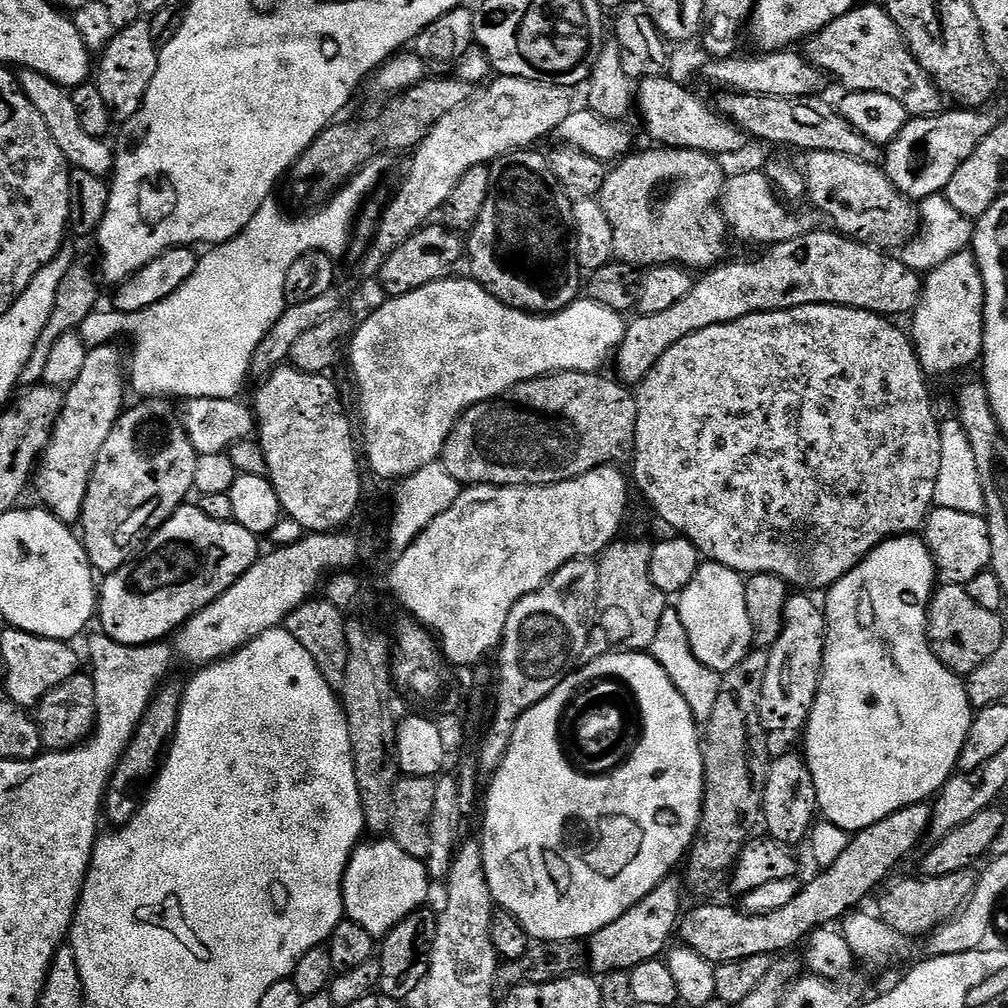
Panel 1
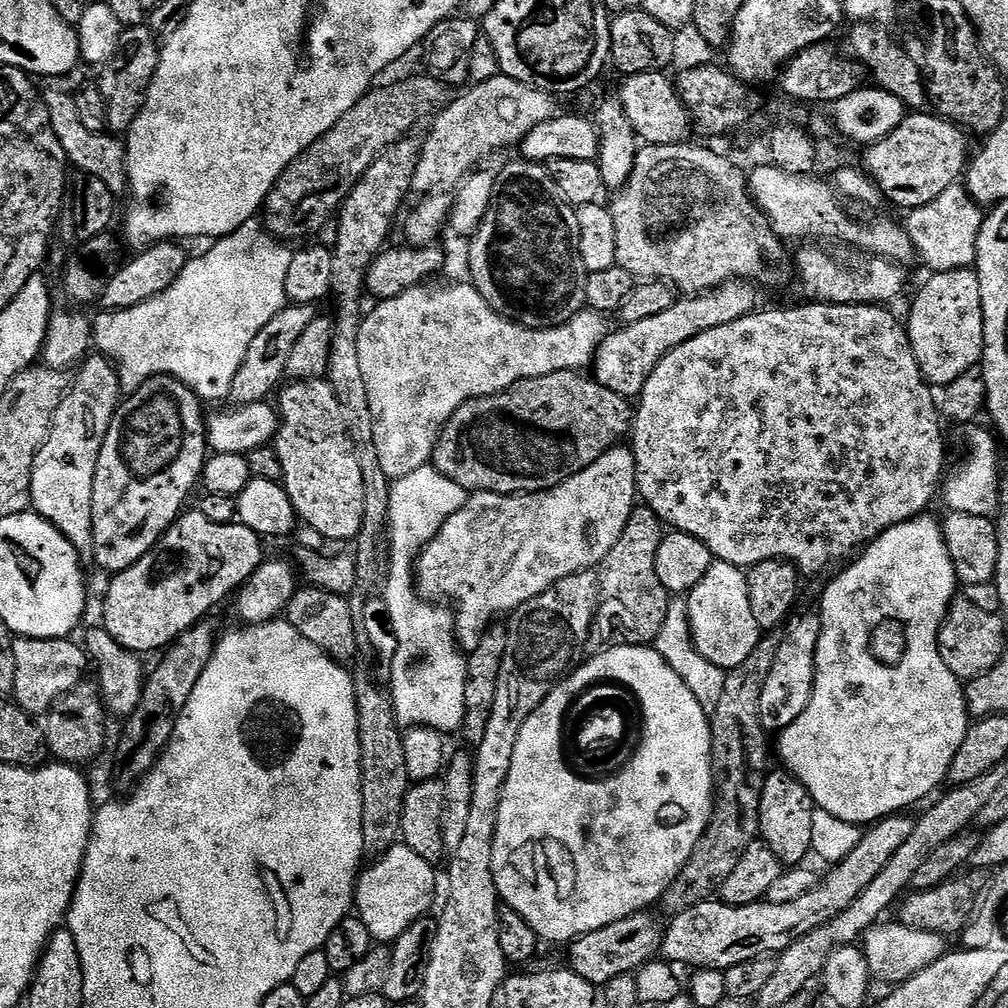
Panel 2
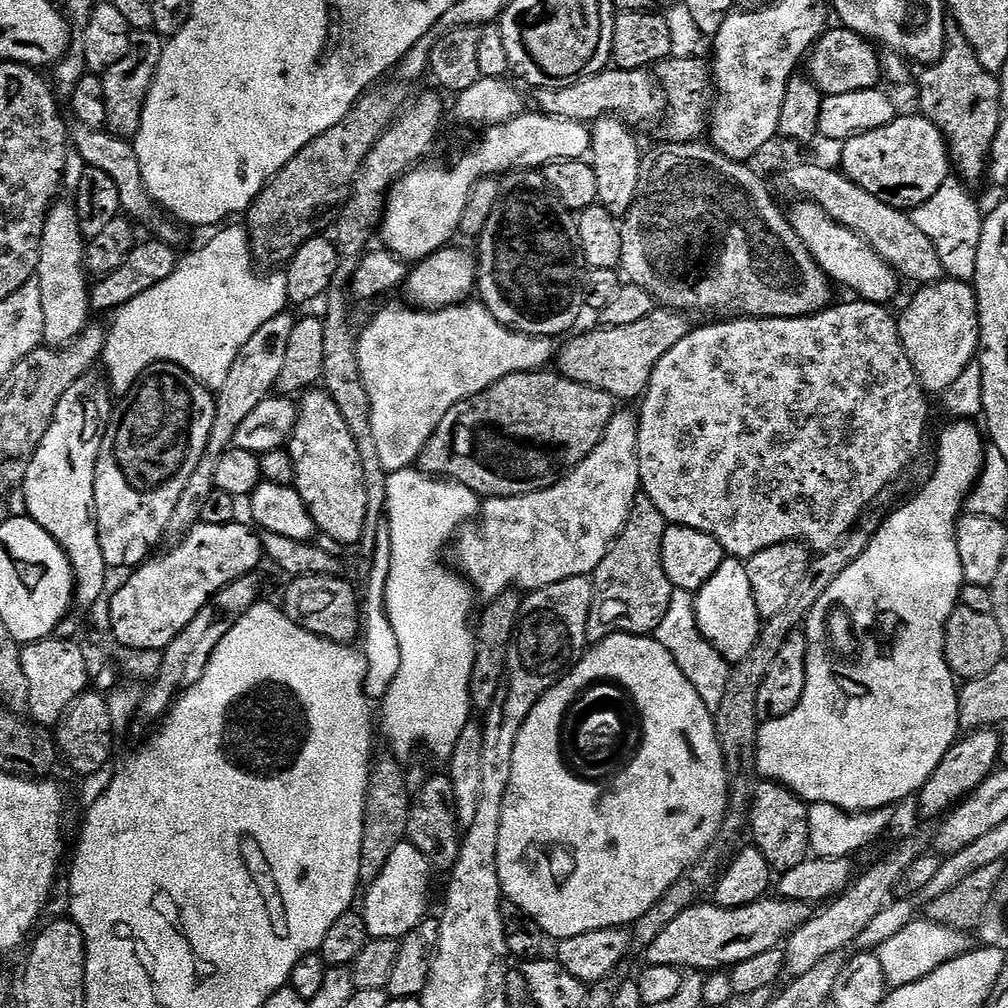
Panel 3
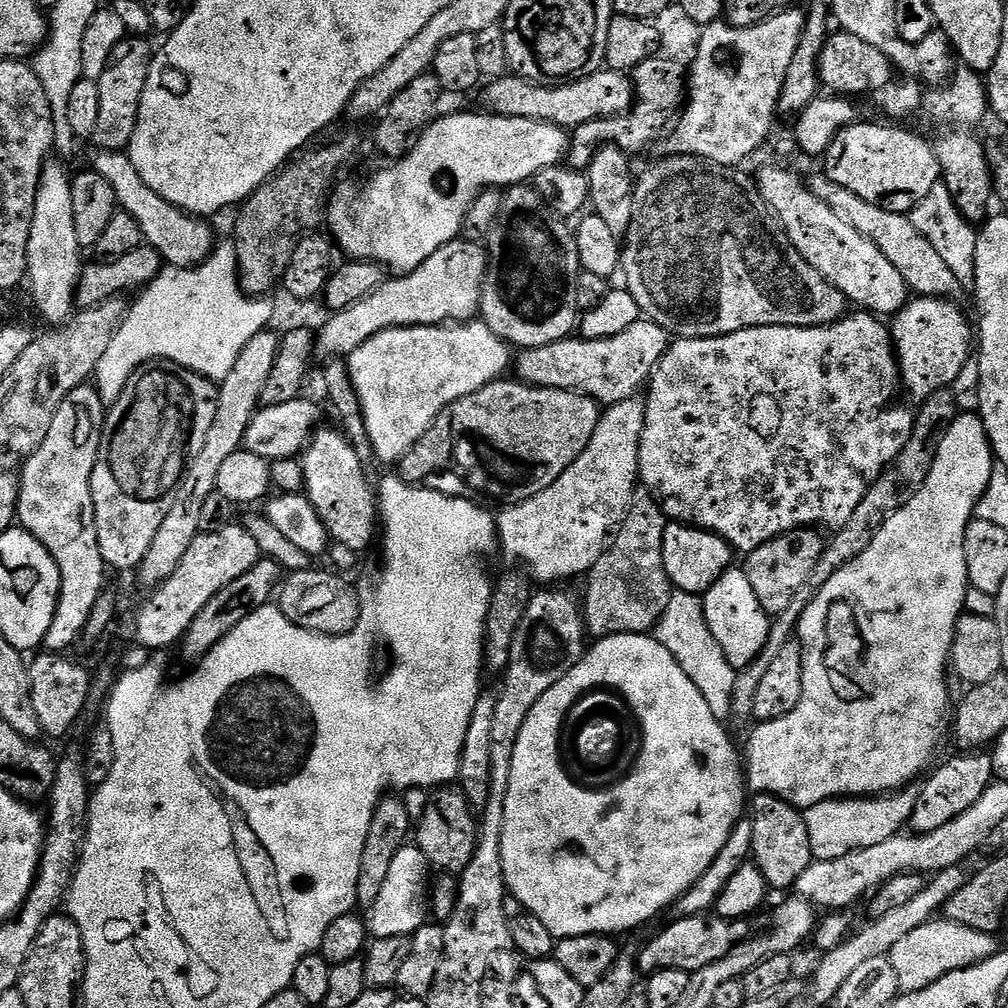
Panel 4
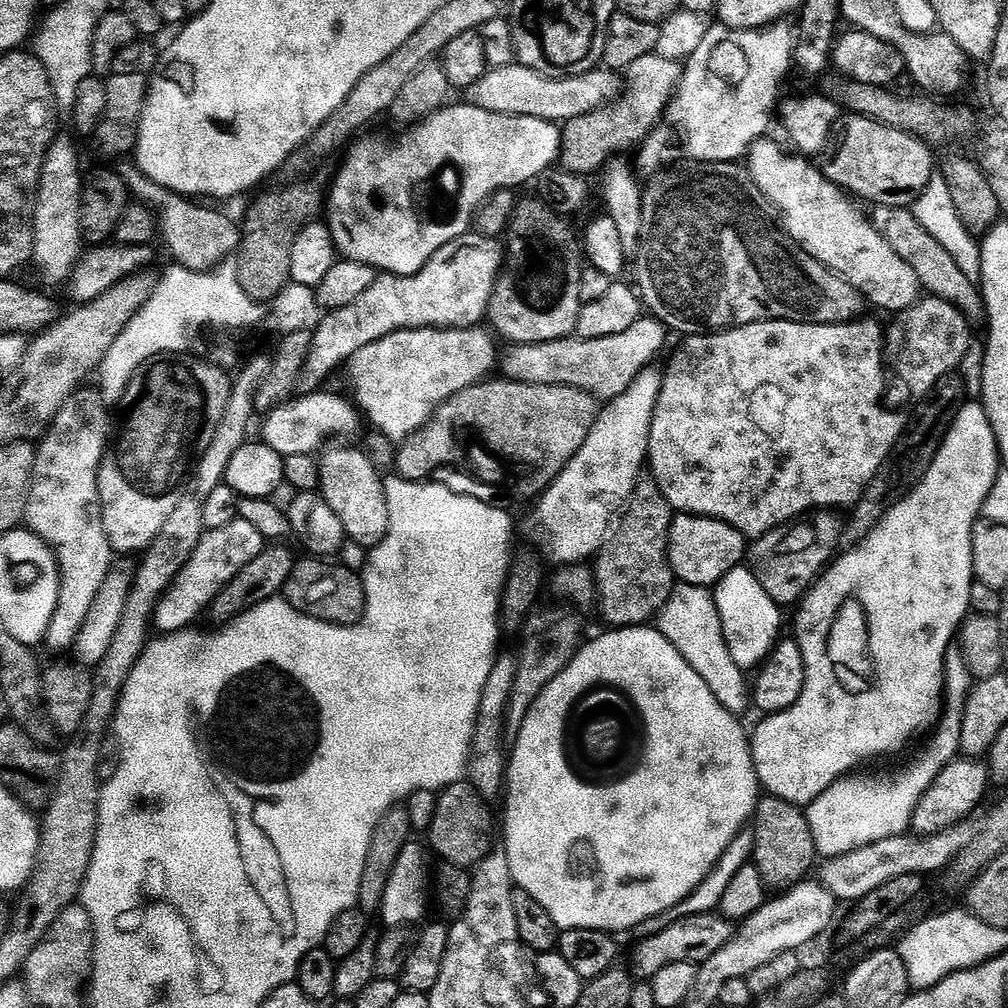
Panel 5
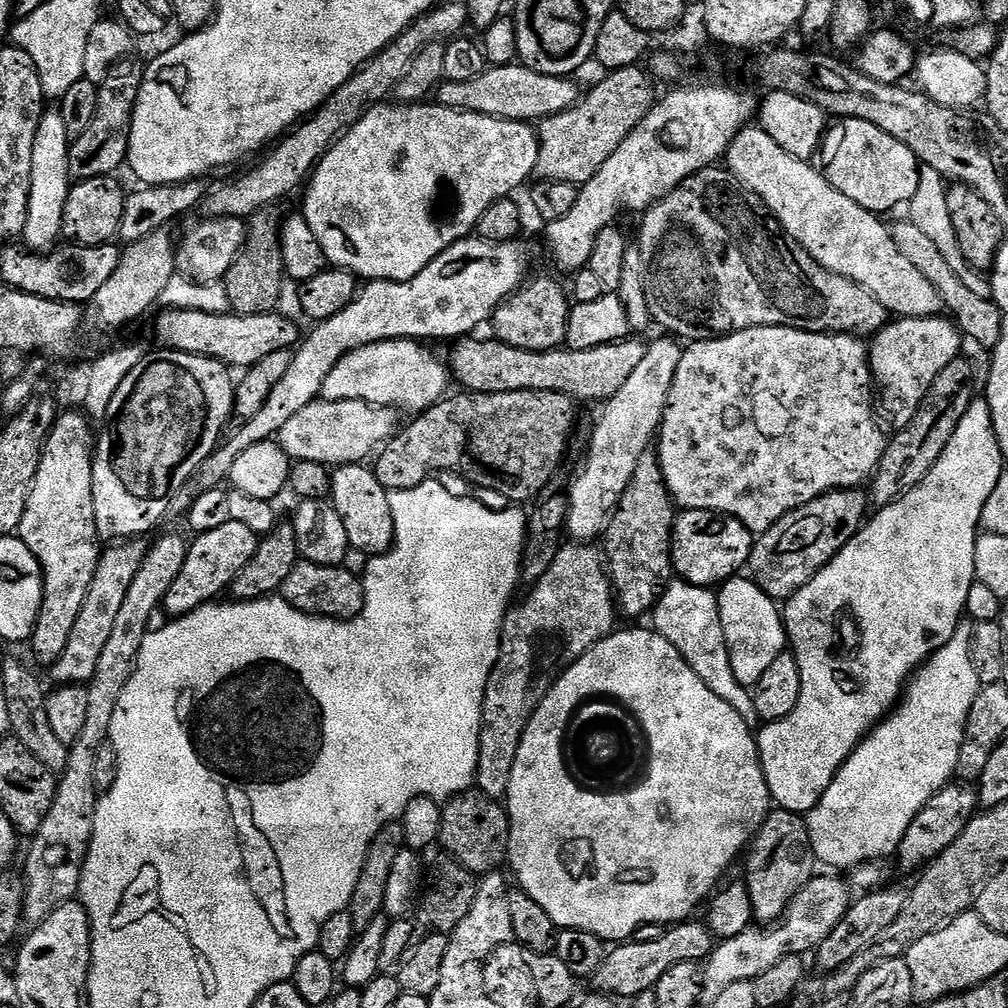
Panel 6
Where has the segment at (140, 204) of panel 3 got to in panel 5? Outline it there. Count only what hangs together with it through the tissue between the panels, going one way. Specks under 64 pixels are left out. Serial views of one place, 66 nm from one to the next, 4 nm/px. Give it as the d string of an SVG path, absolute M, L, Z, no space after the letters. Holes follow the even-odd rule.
M131 166L123 169L124 182L128 191L141 204L147 204L154 209L158 217L158 232L164 236L164 244L173 256L175 263L181 268L194 272L212 272L225 263L224 260L233 255L240 247L241 225L236 224L228 216L215 212L212 208L203 208L203 203L192 198L185 198L168 188L158 186L149 180L139 167Z

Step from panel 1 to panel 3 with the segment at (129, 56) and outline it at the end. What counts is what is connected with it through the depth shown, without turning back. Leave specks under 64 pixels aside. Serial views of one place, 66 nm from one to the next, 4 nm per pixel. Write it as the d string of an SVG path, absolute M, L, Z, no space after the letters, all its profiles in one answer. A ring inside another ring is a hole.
M133 31L130 35L128 53L110 70L102 74L104 82L104 97L106 98L106 122L104 128L111 136L117 136L123 140L131 141L138 134L138 126L142 126L142 110L146 106L146 98L150 94L152 80L160 65L160 59L164 53L165 41L155 32Z

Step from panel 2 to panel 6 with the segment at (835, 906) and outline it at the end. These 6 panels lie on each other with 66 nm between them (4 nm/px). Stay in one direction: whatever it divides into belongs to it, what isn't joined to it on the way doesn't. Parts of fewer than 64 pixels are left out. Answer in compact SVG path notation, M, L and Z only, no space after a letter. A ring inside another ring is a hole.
M680 922L669 927L661 936L656 936L653 940L633 939L631 942L620 942L616 948L607 953L598 966L598 970L590 977L590 984L593 984L595 991L600 994L607 994L613 998L625 996L631 998L642 994L646 990L656 987L658 978L670 970L670 966L678 966L681 962L707 961L712 955L714 947L714 937L703 923L692 924L693 922Z

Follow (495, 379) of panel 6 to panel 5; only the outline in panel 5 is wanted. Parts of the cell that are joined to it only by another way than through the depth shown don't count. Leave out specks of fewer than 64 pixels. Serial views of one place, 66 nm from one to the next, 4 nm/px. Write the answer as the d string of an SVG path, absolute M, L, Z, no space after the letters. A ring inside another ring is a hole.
M641 318L634 322L634 326L630 326L630 330L622 330L622 334L610 334L610 338L594 338L593 340L569 338L541 344L513 344L504 356L502 376L505 380L513 380L519 384L570 386L590 394L597 402L607 402L618 398L618 394L626 394L630 382L634 382L634 378L638 378L638 374L642 374L642 370L655 361L652 359L664 348L664 335L666 335L666 329L659 320Z

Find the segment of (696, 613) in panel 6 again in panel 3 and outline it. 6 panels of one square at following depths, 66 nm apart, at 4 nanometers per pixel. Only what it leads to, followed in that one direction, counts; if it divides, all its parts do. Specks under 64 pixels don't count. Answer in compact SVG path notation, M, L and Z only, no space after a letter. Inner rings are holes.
M673 591L670 610L666 610L666 618L662 618L658 630L654 633L654 639L666 646L668 656L674 658L677 672L681 672L684 680L690 682L694 690L698 690L698 698L706 702L709 710L713 714L716 713L726 695L726 682L730 682L733 665L729 664L726 658L722 658L722 654L718 654L718 650L714 650L712 643L702 634L696 617L693 593Z

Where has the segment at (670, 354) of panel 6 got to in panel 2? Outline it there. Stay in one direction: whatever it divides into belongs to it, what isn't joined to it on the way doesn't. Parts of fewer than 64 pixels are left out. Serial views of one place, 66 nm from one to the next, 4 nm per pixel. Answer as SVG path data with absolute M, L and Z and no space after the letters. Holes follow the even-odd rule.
M628 446L612 448L602 454L598 462L586 466L586 470L544 492L519 496L473 492L462 510L452 514L442 530L438 530L433 540L420 551L414 569L416 590L432 602L441 598L453 600L448 602L454 605L456 639L461 649L471 650L478 646L480 636L497 618L507 617L520 605L530 602L530 598L538 598L538 594L550 590L550 586L562 578L599 566L606 554L614 550L618 538L622 538L626 522L630 522L630 514L637 504L636 459Z

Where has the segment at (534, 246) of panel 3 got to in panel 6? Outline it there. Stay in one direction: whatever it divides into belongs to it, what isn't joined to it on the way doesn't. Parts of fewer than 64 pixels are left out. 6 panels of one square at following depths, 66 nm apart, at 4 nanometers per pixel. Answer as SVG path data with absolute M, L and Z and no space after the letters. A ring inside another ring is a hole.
M540 276L537 280L531 280L521 284L511 296L496 307L490 321L491 335L518 350L549 352L550 349L564 344L570 296L565 285L563 288L552 276Z

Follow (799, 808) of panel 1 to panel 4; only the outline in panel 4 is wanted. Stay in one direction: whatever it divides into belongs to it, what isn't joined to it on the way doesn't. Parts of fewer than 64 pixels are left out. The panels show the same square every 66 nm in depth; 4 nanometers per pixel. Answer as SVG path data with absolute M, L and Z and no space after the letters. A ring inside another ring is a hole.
M760 794L755 797L756 801L751 801L750 812L752 816L752 856L751 859L756 865L756 869L764 876L764 880L768 883L769 889L776 888L791 889L797 882L798 878L802 878L802 874L806 874L806 870L813 862L813 854L810 850L810 834L806 830L806 822L804 821L804 812L799 808L795 808L793 804L787 804L782 798L777 796L769 796Z

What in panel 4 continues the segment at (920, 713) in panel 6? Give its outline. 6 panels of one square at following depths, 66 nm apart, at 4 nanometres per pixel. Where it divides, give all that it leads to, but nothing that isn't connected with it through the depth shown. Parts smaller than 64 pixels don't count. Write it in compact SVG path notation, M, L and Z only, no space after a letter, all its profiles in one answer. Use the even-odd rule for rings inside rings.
M912 790L880 794L875 798L833 798L815 804L804 812L813 857L817 860L842 858L842 854L850 854L850 850L878 846L878 842L886 842L886 838L901 835L903 828L900 827L911 821L915 805L916 792Z

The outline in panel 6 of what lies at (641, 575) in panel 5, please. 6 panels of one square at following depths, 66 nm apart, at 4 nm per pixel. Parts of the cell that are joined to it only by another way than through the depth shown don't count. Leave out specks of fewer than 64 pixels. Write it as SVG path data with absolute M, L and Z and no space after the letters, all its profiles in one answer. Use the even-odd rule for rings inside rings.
M650 450L638 458L634 478L630 478L630 486L626 486L602 540L602 555L621 617L647 617L659 602L664 587L673 580L672 528L677 515L677 505L664 484L659 455Z

